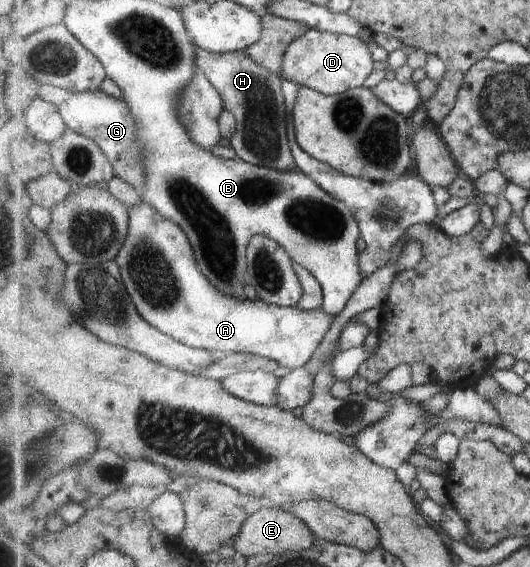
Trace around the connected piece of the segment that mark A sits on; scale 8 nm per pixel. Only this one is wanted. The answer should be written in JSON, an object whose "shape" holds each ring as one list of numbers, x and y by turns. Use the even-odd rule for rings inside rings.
{"shape":[[142,200,139,205,129,208,130,228,126,243,115,258,122,272,122,278,137,311,160,332,191,347,221,354,250,353,275,360,279,366,292,372,304,367,315,356,319,346,331,329,336,317,324,309,305,311,295,306,278,306,258,299,232,297,217,291,216,287,199,269,195,248,187,233,179,224,168,220,149,202]]}

